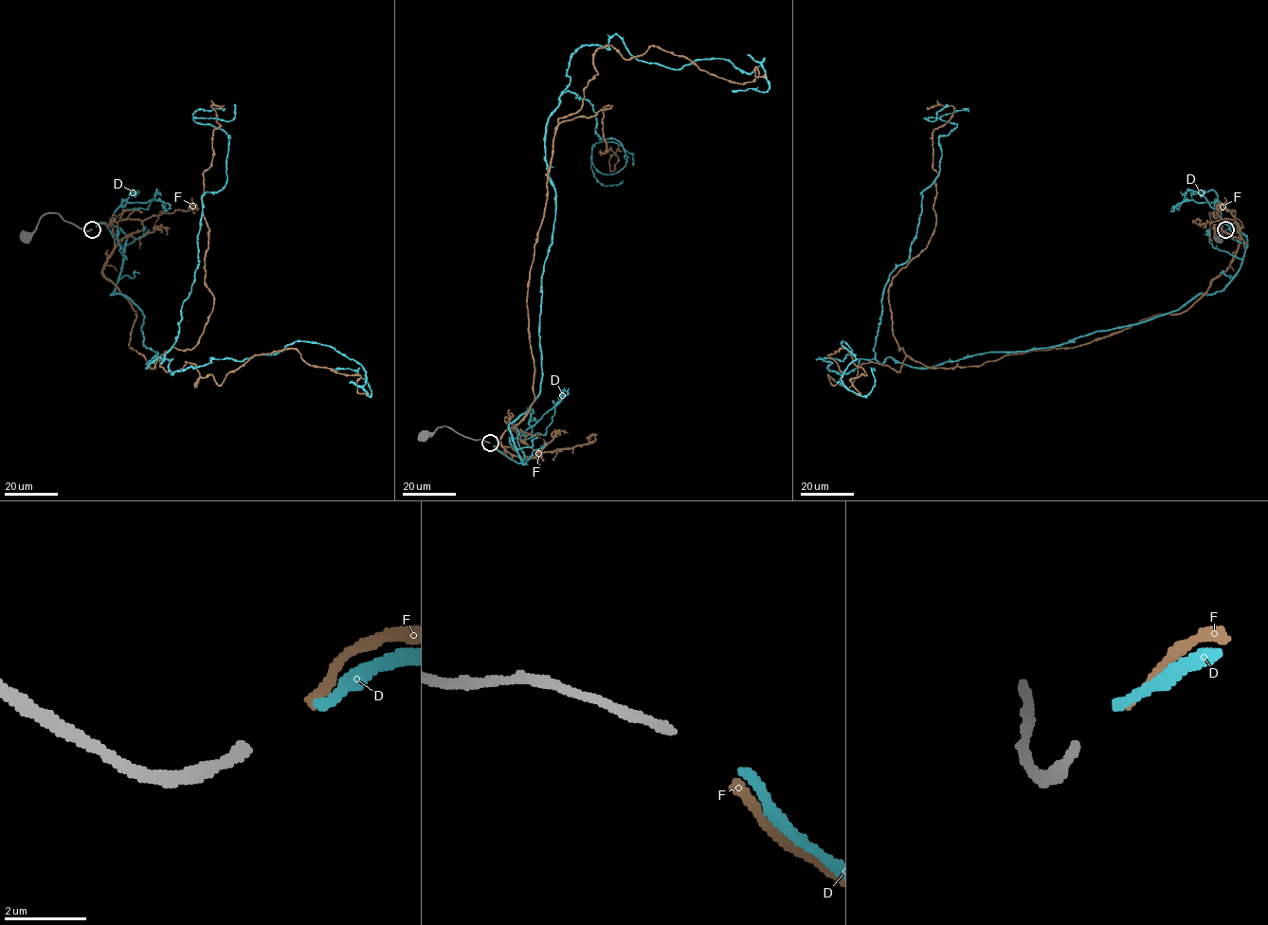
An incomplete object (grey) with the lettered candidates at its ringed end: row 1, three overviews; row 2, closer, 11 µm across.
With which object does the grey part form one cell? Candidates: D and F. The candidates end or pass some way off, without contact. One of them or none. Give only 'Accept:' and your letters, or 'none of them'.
Accept: D

